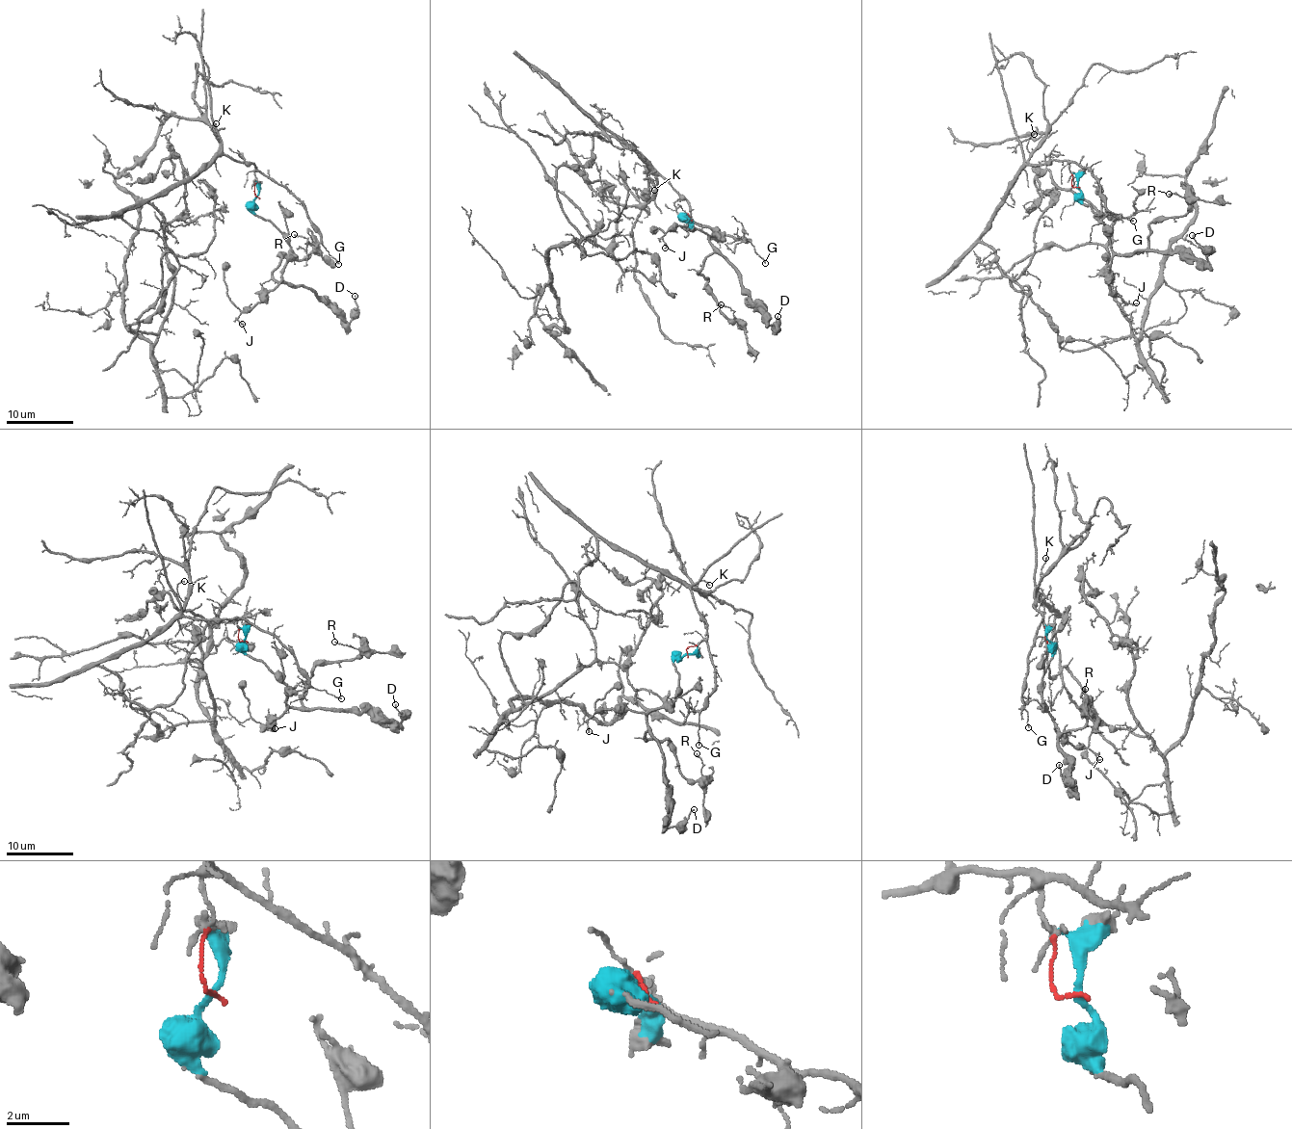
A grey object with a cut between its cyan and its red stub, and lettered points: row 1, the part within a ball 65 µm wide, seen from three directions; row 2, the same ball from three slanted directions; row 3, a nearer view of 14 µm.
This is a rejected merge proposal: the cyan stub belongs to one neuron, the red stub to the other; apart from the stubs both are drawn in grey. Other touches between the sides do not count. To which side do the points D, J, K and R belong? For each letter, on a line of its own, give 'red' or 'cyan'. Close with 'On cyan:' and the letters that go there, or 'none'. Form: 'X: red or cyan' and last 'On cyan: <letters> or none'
D: cyan
J: cyan
K: red
R: cyan
On cyan: D, J, R

